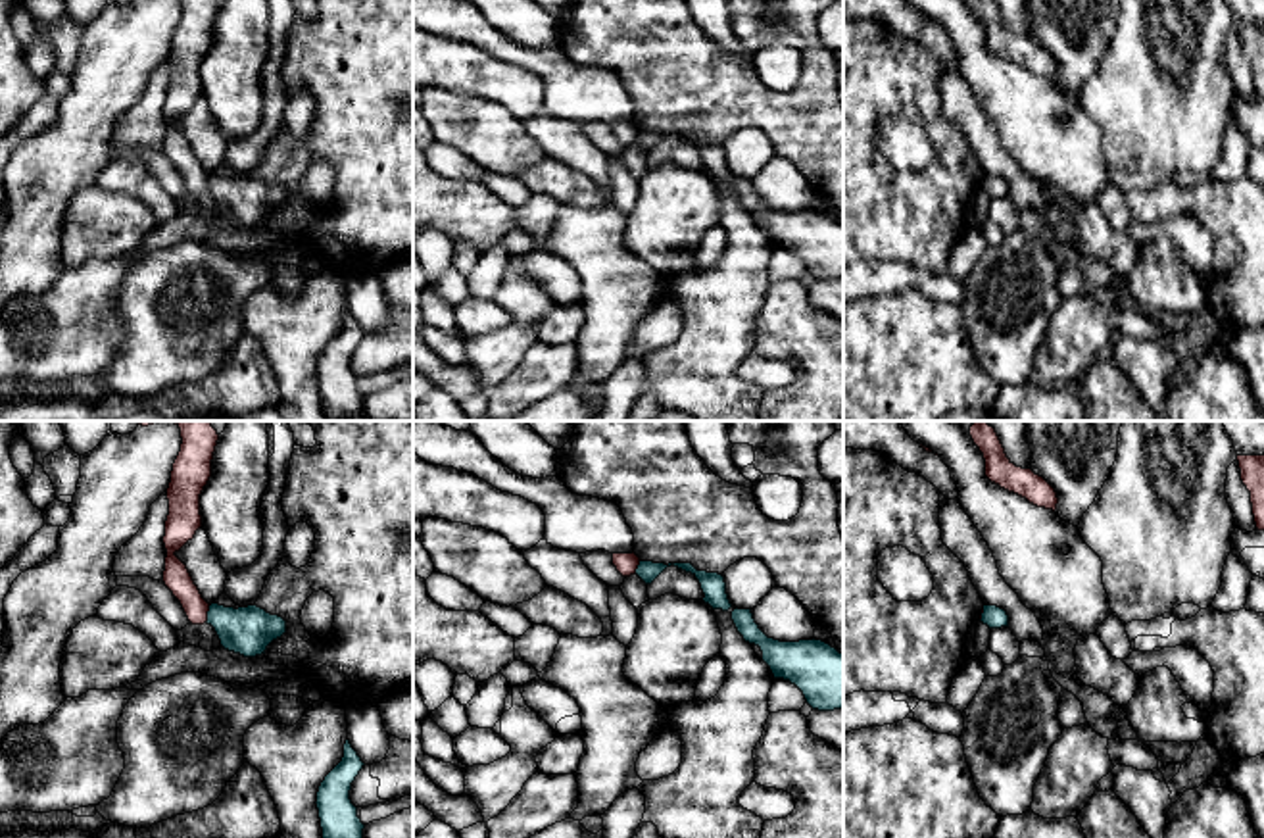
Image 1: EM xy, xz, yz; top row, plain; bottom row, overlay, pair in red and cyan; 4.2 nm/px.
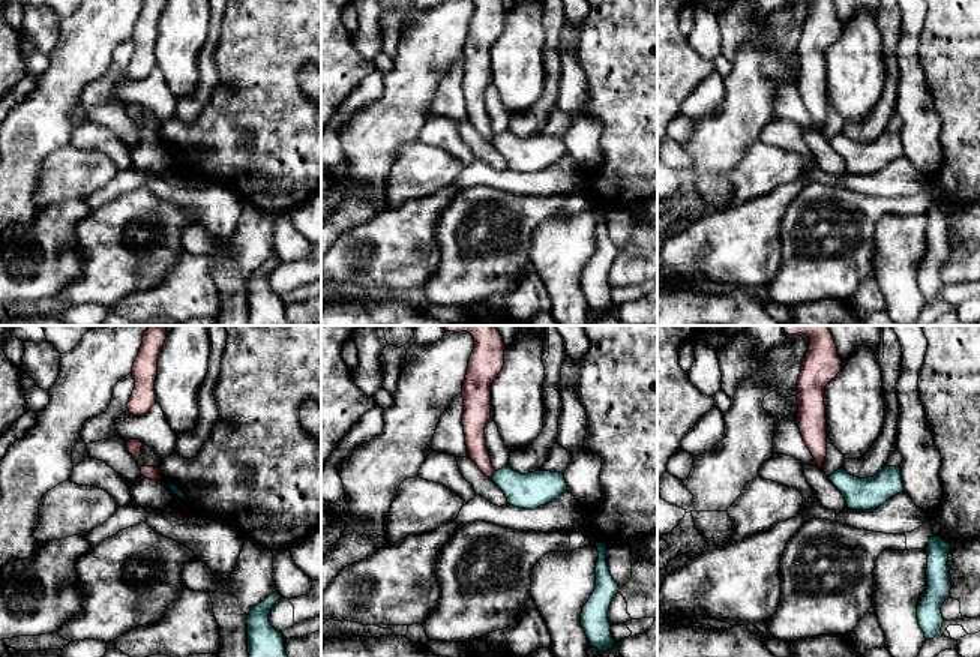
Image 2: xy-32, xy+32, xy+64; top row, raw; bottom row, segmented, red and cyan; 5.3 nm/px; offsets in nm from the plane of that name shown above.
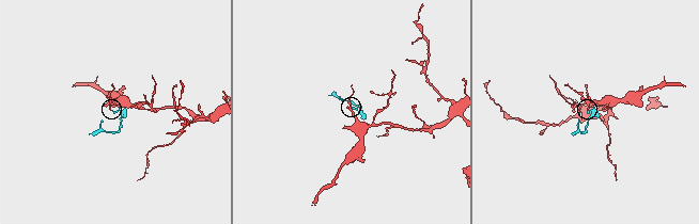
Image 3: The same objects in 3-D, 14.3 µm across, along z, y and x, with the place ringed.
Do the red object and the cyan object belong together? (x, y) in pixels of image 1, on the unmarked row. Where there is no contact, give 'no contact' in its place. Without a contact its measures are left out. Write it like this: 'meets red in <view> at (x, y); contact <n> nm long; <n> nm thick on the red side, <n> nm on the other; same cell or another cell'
meets red in xy at (206, 183); contact 80 nm long; 110 nm thick on the red side, 200 nm on the other; another cell

